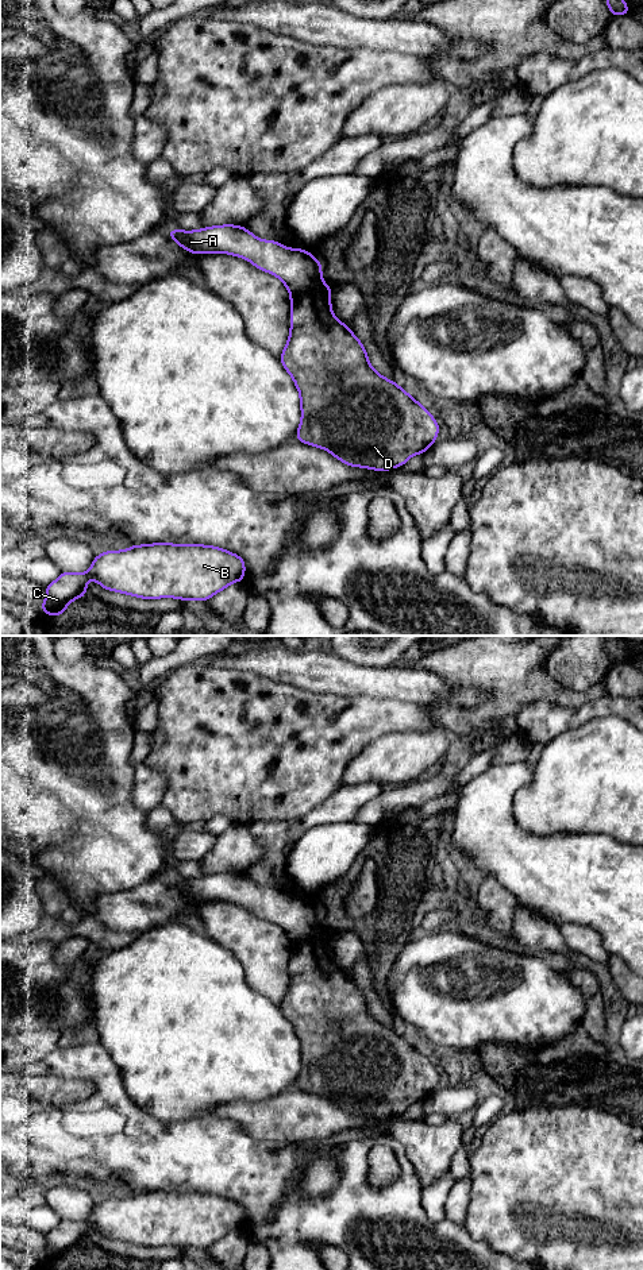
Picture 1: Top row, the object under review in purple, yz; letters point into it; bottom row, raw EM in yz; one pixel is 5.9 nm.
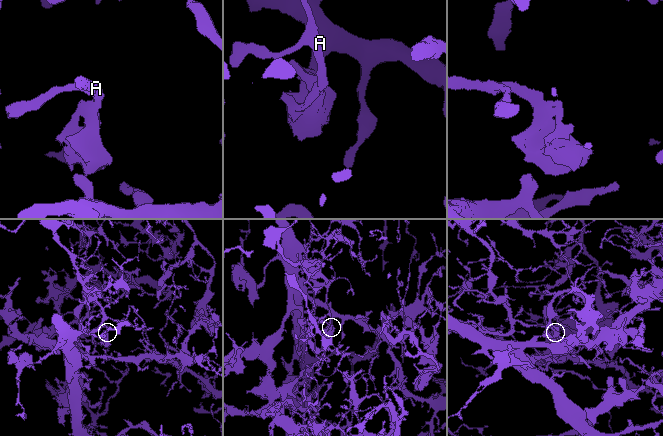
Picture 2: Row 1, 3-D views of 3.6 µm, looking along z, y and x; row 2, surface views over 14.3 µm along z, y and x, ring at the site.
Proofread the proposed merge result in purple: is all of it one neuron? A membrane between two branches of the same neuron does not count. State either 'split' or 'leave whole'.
split

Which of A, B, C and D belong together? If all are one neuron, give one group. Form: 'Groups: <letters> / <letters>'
Groups: A B C / D

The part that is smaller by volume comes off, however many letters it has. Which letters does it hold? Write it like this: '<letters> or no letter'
D

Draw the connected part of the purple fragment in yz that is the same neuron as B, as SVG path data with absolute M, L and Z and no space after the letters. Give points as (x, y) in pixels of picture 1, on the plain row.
M145 1192L126 1198L107 1198L95 1204L88 1220L61 1220L46 1234L41 1254L46 1263L62 1263L68 1252L86 1243L86 1231L95 1227L103 1236L145 1247L178 1246L181 1248L207 1248L234 1230L245 1227L245 1208L226 1197L200 1192Z

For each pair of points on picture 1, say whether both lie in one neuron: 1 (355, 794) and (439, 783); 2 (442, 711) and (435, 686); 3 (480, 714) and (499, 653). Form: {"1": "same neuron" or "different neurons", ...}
{"1": "different neurons", "2": "different neurons", "3": "same neuron"}

